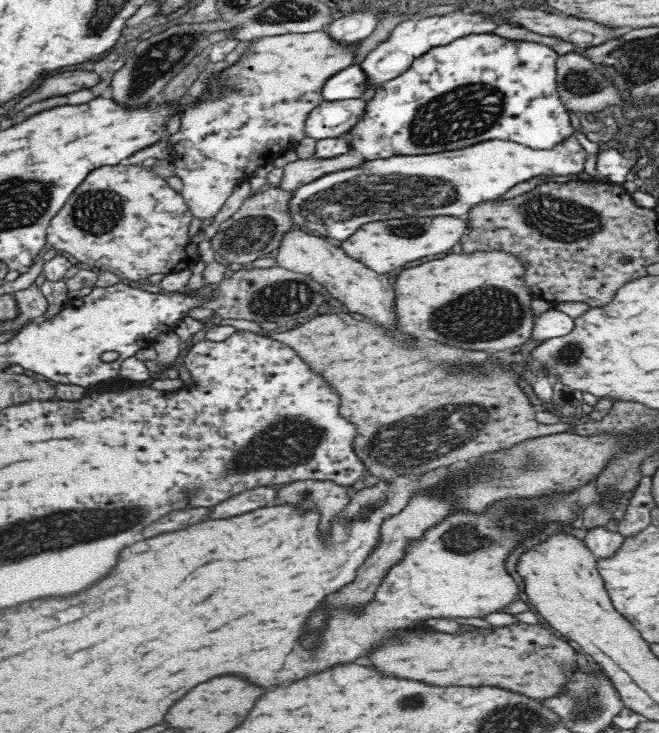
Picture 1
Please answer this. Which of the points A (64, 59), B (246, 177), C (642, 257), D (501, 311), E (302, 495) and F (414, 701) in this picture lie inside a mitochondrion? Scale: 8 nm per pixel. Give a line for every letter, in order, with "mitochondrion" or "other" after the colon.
A: other
B: other
C: other
D: mitochondrion
E: mitochondrion
F: mitochondrion

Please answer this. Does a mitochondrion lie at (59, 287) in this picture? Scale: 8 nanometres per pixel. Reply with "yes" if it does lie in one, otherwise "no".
no

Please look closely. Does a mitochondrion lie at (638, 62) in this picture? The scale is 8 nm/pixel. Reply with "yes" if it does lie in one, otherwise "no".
yes

